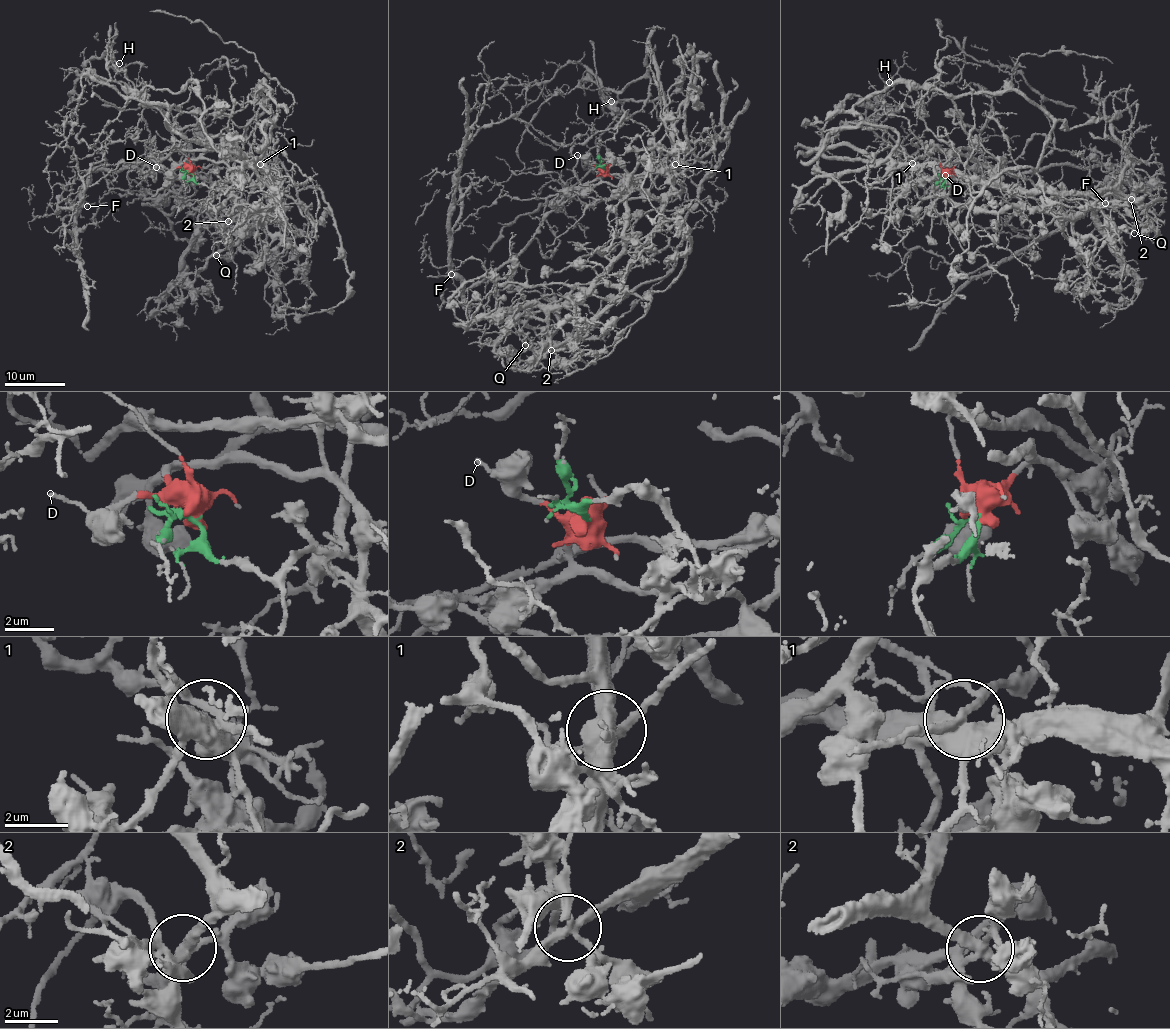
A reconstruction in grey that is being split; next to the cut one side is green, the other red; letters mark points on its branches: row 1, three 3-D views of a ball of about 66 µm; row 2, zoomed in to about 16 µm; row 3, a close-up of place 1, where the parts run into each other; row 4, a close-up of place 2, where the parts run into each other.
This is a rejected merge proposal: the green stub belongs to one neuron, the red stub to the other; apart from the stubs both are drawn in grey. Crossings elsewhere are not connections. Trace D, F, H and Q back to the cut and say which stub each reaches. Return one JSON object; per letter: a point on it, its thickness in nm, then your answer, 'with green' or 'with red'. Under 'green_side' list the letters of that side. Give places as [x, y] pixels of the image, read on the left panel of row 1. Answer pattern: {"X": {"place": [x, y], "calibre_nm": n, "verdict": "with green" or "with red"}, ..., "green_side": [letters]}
{"D": {"place": [156, 167], "calibre_nm": 150, "verdict": "with red"}, "F": {"place": [87, 206], "calibre_nm": 120, "verdict": "with red"}, "H": {"place": [119, 63], "calibre_nm": 130, "verdict": "with green"}, "Q": {"place": [216, 255], "calibre_nm": 140, "verdict": "with green"}, "green_side": ["H", "Q"]}

